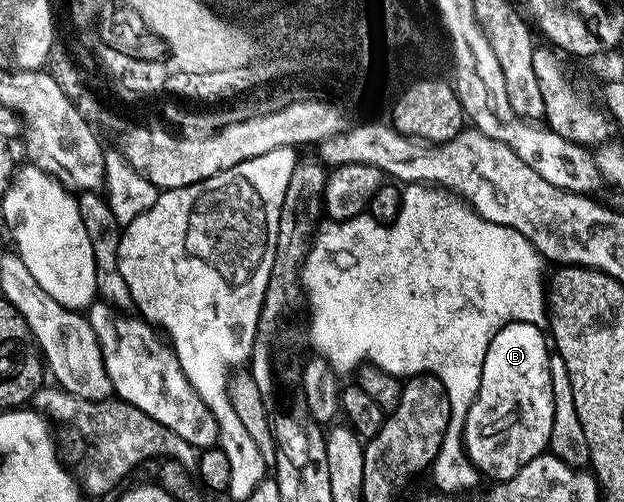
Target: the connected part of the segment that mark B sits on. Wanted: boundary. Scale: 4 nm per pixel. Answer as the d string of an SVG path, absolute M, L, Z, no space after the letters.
M511 322L501 328L486 348L482 380L474 404L464 421L464 447L477 471L496 482L510 480L530 460L548 450L550 428L554 424L554 392L550 380L548 355L550 342L540 326L529 322Z

